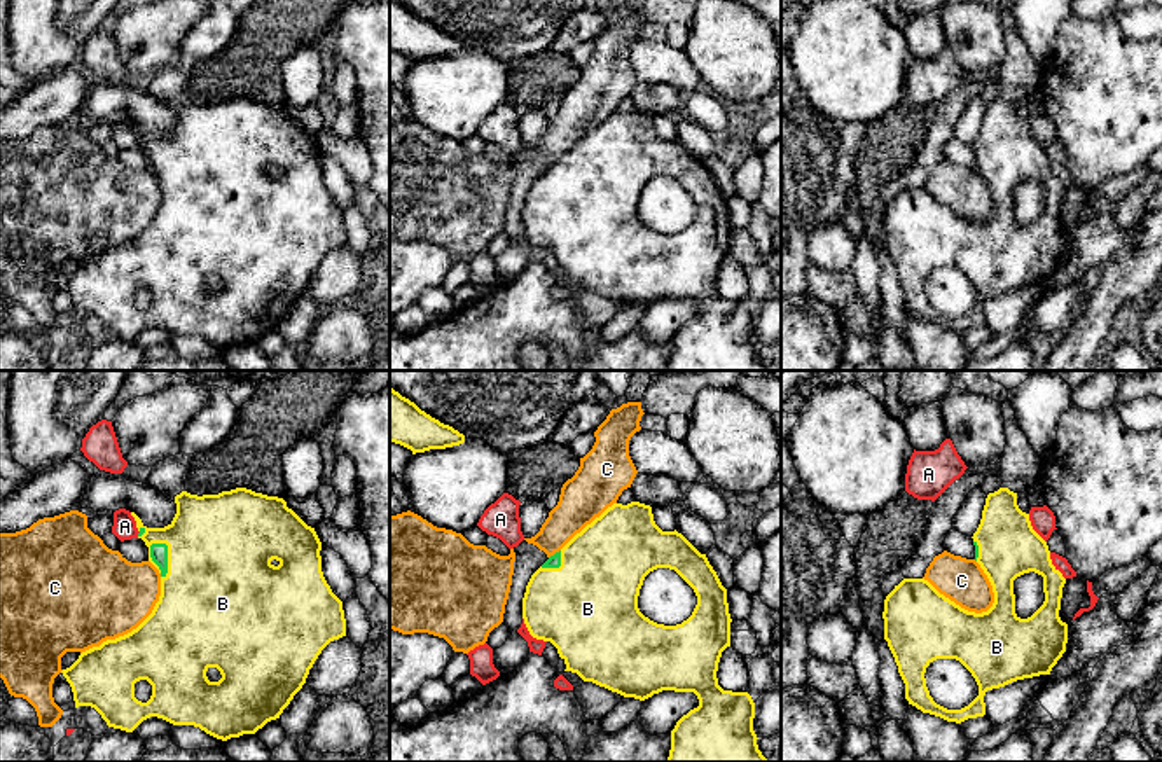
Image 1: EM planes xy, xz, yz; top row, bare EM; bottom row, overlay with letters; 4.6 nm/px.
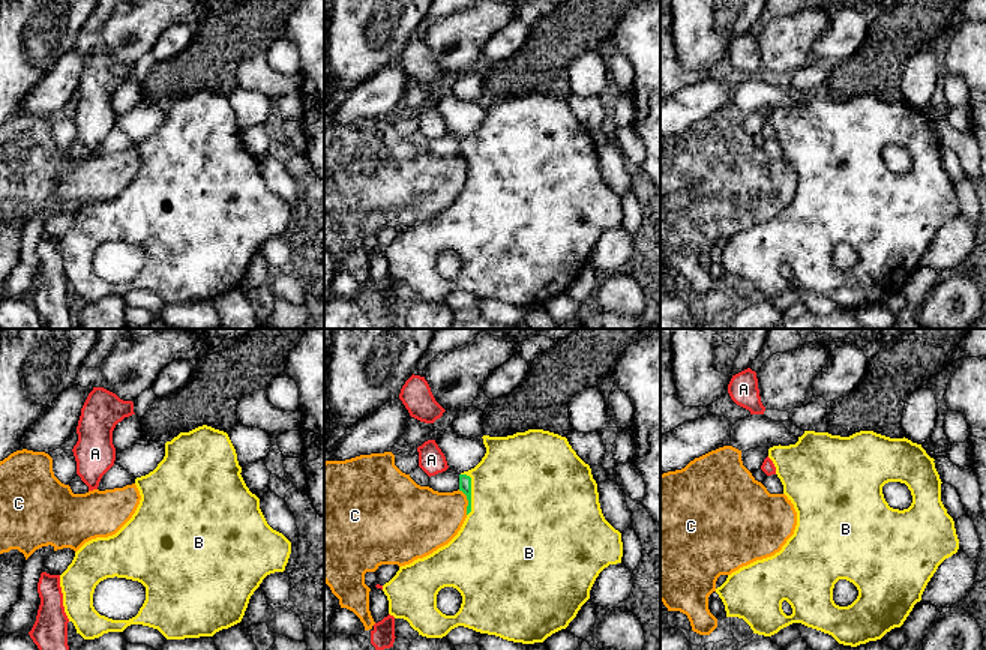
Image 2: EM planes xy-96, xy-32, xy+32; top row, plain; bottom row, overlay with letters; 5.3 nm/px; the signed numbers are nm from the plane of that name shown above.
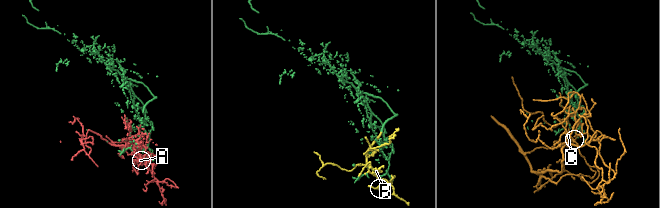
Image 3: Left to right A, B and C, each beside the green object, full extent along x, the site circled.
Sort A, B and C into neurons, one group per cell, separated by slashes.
A / B / C

